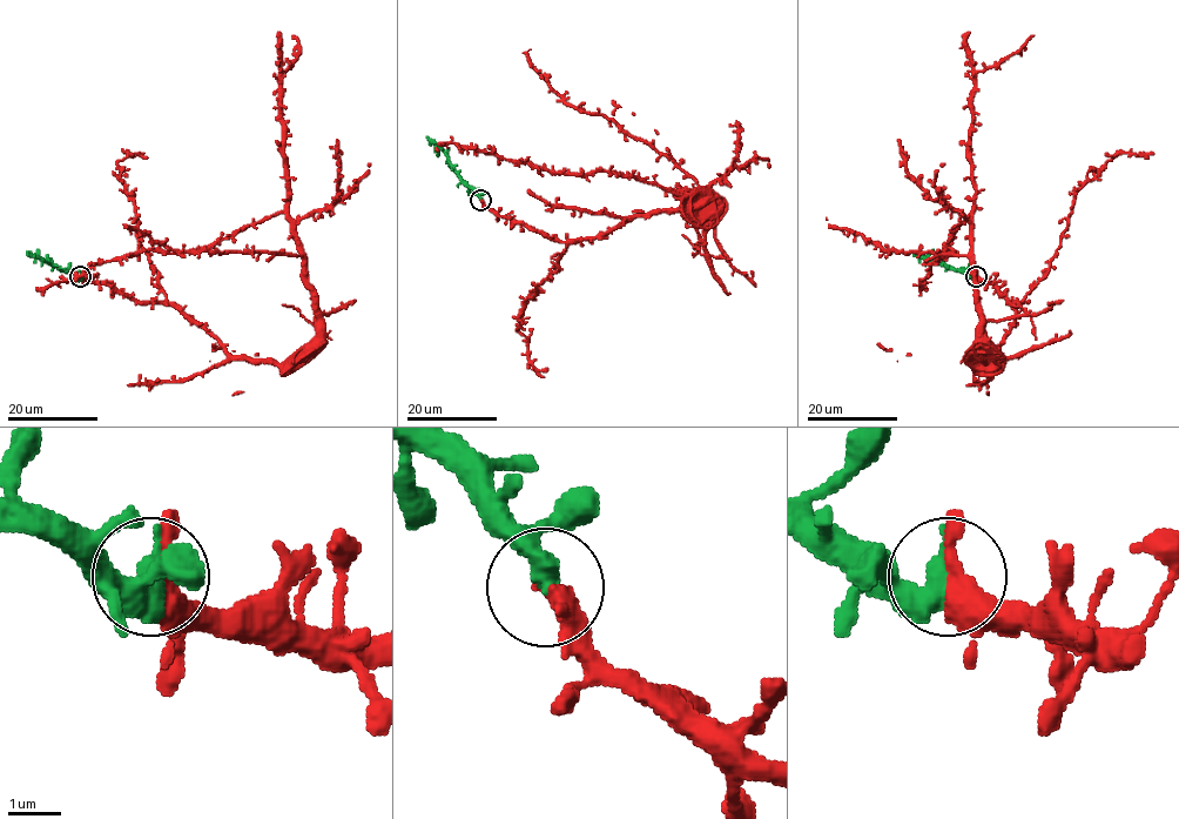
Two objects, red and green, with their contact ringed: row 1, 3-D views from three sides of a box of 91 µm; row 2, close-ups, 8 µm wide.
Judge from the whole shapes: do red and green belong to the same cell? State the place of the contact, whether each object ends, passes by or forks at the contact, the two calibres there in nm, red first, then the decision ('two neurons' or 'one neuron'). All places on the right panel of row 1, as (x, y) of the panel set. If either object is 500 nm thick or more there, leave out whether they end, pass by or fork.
place (976, 276); calibres 360 and 550 nm; one neuron

